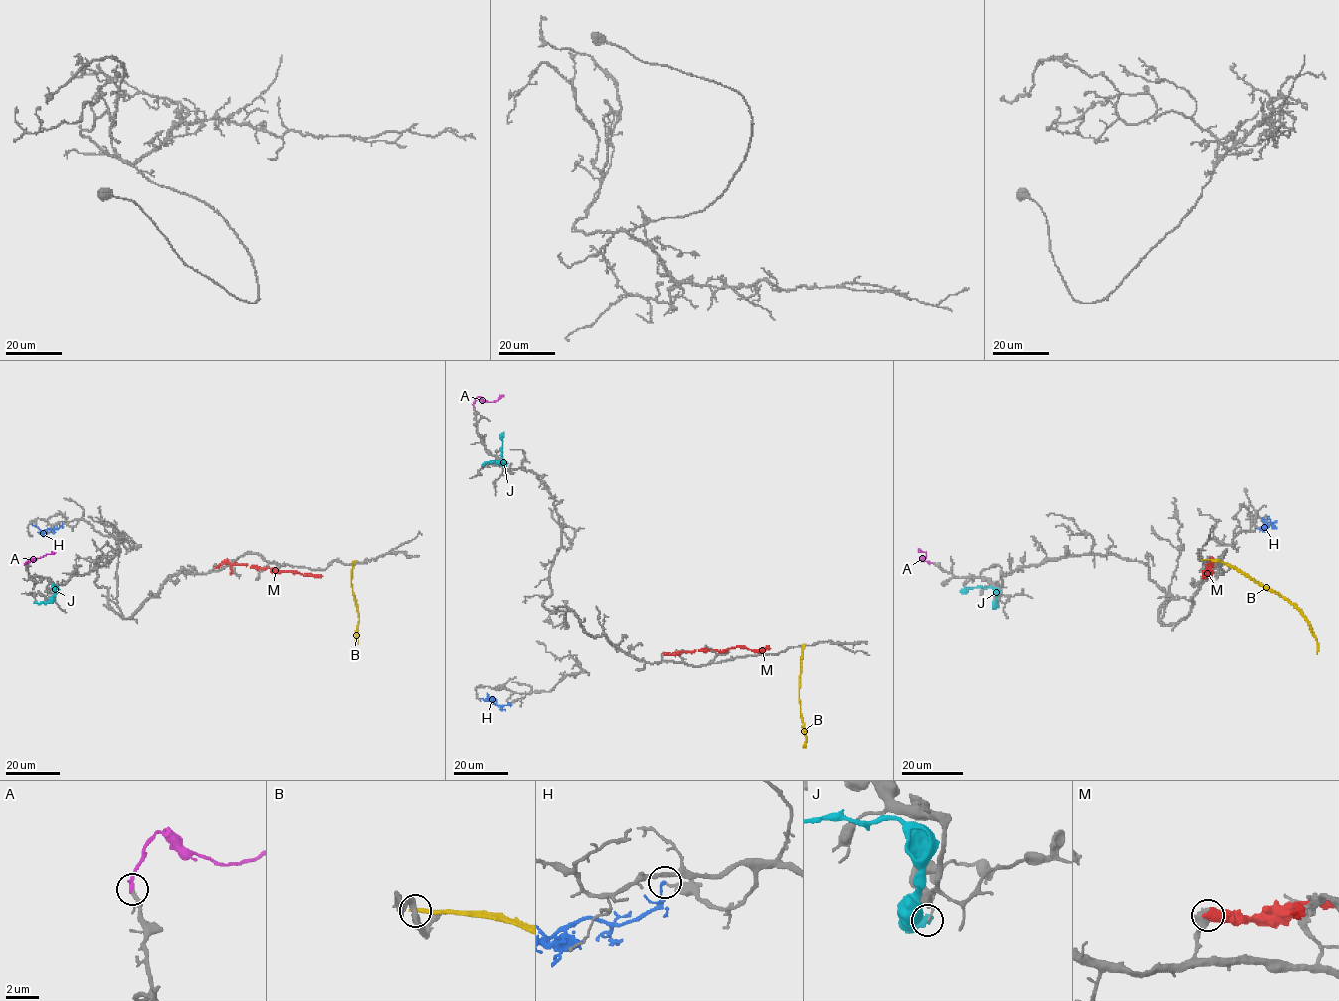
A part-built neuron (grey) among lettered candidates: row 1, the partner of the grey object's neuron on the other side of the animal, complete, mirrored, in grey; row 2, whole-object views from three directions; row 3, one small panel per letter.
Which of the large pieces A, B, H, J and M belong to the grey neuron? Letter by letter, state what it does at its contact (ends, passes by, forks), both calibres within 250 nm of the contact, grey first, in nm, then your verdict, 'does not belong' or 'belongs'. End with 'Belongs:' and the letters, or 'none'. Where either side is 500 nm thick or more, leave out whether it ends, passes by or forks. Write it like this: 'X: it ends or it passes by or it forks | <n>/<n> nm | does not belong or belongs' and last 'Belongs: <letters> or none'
A: it ends | 240/240 nm | belongs
B: it ends | 340/400 nm | does not belong
H: it ends | 170/170 nm | does not belong
J: 110/600 nm | does not belong
M: 750/550 nm | does not belong
Belongs: A

